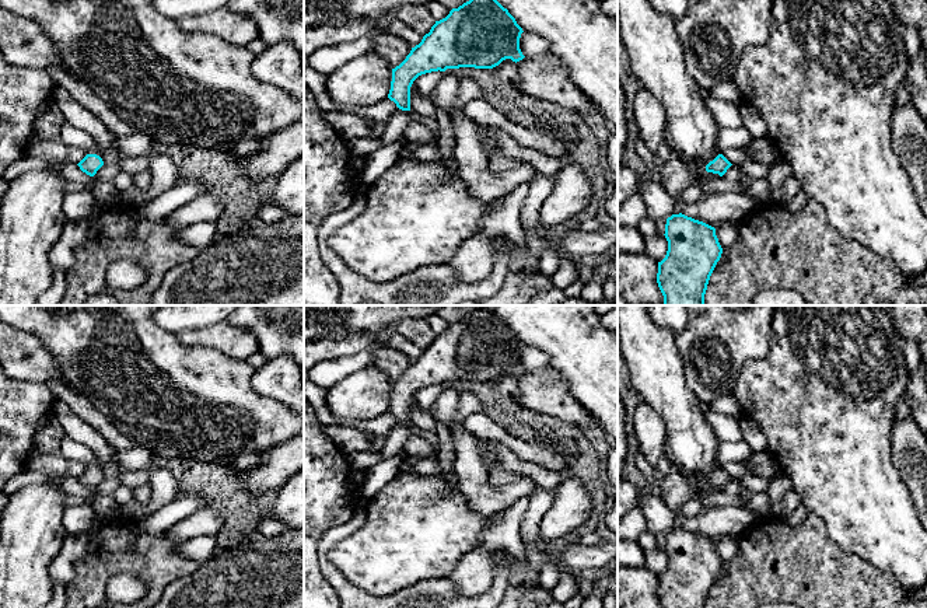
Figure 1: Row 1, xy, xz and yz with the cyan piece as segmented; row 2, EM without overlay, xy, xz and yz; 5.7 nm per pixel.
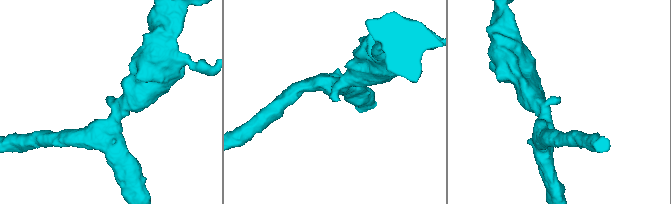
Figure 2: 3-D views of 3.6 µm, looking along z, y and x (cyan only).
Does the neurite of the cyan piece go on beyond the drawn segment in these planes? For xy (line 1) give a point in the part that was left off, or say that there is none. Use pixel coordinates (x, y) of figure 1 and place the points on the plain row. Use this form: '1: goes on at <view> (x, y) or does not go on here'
1: does not go on here

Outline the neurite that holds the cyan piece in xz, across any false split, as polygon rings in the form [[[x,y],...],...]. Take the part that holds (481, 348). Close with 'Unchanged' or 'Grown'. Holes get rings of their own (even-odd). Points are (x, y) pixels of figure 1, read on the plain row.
[[[476,310],[435,335],[406,373],[392,382],[388,412],[410,424],[410,401],[426,387],[447,382],[493,382],[503,374],[520,375],[522,342],[492,310]]]. Unchanged

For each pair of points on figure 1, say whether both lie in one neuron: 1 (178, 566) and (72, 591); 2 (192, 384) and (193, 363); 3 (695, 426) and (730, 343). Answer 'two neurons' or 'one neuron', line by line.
1: one neuron
2: one neuron
3: two neurons

